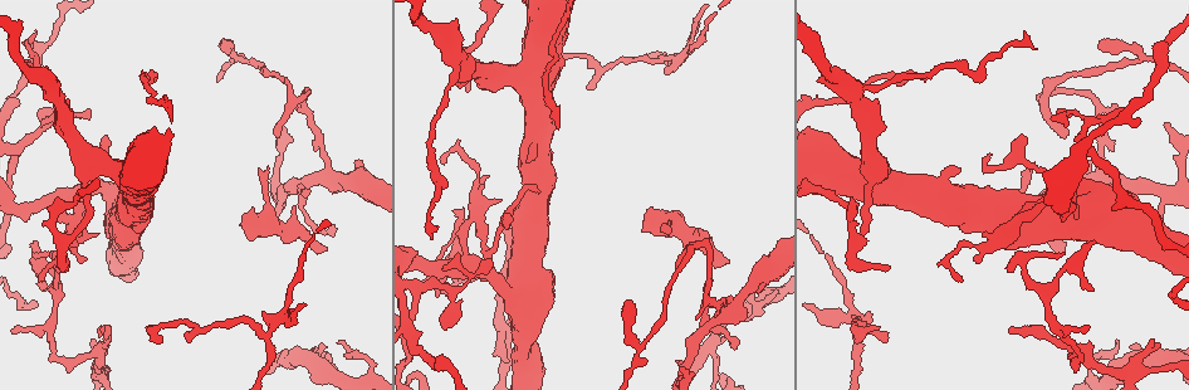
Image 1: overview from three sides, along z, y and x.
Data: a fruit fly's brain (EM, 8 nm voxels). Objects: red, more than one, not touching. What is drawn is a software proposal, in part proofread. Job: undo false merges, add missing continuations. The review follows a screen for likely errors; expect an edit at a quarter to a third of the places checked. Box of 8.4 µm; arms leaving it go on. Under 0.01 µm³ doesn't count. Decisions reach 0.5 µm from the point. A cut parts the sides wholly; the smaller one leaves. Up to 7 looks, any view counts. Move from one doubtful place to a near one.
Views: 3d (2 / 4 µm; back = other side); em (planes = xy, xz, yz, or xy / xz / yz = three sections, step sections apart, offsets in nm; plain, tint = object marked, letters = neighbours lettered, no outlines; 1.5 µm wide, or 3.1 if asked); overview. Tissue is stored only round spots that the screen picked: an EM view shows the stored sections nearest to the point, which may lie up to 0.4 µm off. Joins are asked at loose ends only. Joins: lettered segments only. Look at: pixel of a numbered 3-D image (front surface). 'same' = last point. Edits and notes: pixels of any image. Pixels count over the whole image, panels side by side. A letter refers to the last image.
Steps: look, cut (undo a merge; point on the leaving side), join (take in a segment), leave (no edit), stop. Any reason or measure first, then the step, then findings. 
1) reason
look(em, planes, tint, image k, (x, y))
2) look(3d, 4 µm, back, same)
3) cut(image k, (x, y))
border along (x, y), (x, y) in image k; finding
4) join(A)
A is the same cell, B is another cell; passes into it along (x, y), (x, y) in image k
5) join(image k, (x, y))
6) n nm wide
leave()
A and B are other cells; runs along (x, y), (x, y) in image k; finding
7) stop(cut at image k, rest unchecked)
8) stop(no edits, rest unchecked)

tapers out
look(em, planes, tint, image 1, (438, 226))

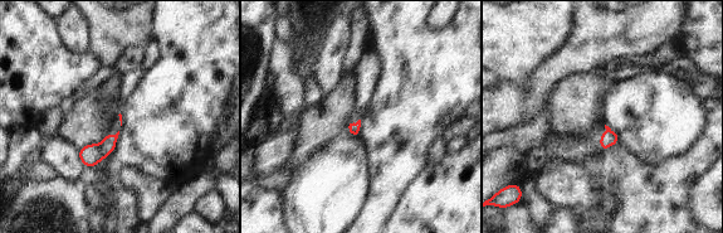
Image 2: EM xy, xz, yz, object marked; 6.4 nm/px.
see the neighbours
look(em, planes, letters, same)

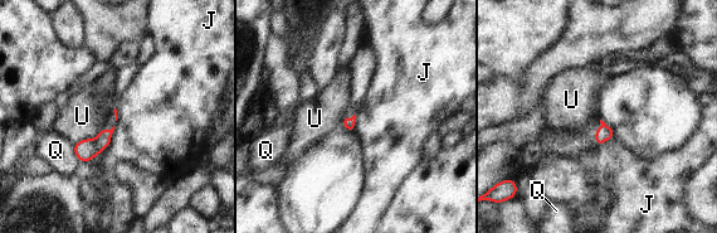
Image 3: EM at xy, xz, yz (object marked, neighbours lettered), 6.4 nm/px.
leave()
J, Q and U are other cells; none of them fits

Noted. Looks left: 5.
thin end
look(3d, 2 µm, image 1, (590, 86))

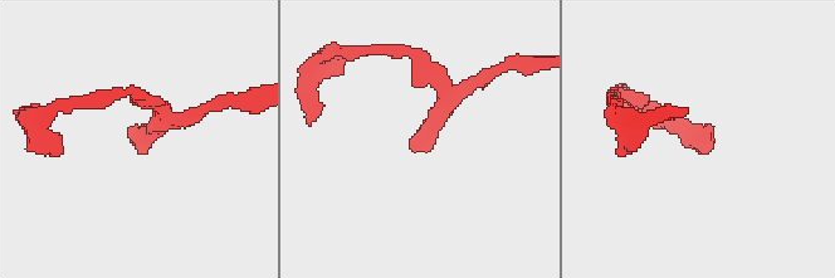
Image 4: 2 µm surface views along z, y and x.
look(em, yz, step 4, letters, image 4, (135, 125))

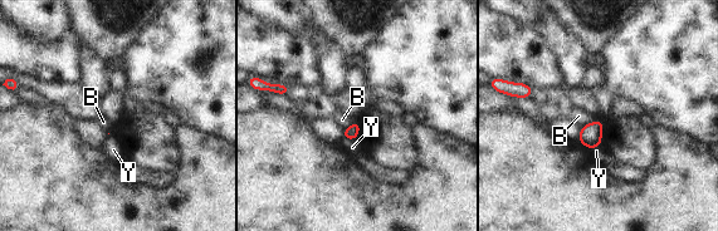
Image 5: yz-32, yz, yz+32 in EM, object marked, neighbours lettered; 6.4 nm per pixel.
leave()
B and Y are other cells; border along (597, 118), (581, 127) in image 5; none of them fits

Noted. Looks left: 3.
tapers out
look(3d, 2 µm, image 1, (1094, 290))

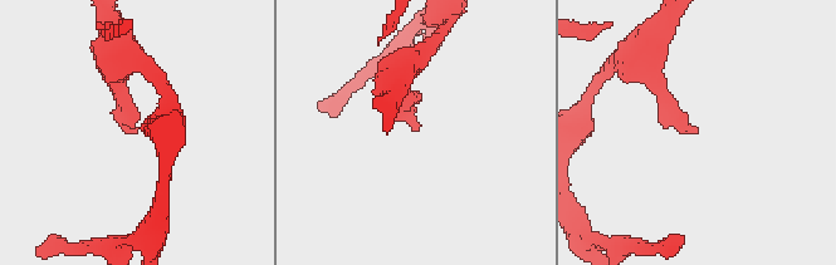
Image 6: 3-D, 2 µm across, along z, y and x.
shape alone is not enough
look(em, planes, tint, image 6, (693, 130))

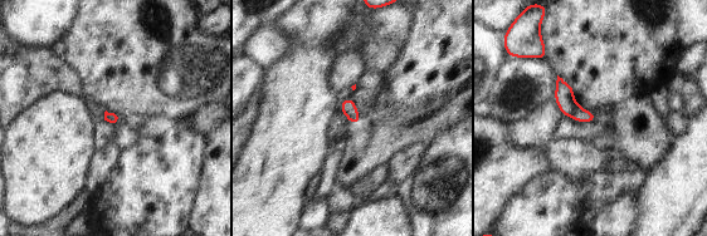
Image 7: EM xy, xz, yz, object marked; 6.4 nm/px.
what lies round it
look(em, planes, letters, same)

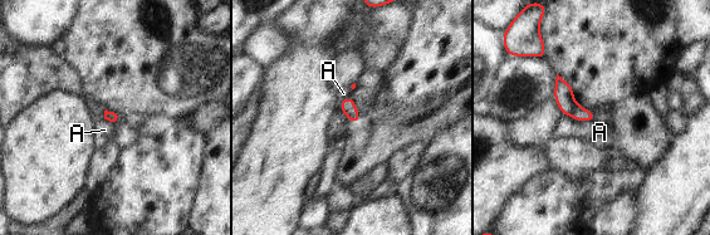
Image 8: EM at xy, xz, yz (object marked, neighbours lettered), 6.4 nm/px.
leave()
A is another cell; runs along (559, 81), (563, 97), (591, 117) in image 8; no lettered segment goes on from it

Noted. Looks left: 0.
stop(no edits, rest unchecked)

